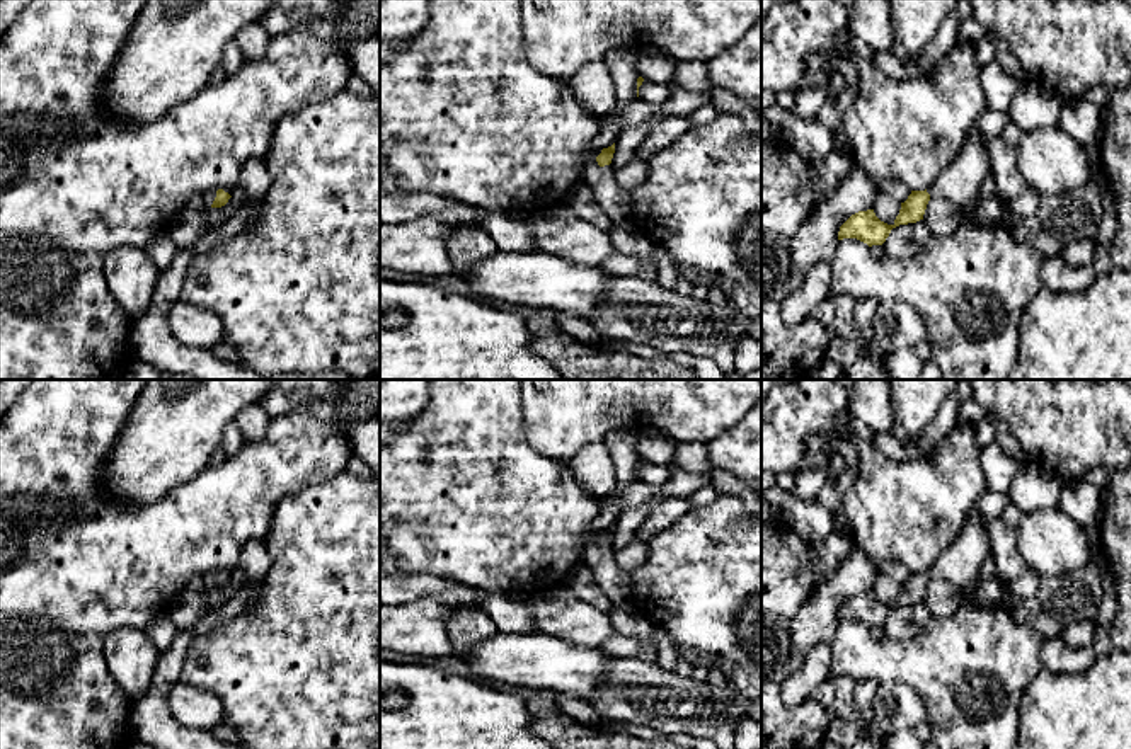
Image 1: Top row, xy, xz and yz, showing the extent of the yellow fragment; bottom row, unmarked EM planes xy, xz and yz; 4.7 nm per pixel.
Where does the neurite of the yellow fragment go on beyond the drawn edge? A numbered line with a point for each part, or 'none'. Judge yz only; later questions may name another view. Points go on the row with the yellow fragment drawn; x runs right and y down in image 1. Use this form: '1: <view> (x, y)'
1: yz (961, 182)

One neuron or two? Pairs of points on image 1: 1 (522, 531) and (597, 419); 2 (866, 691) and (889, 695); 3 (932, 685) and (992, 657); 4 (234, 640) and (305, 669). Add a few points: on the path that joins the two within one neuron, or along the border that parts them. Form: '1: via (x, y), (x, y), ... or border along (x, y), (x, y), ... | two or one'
1: border along (530, 446), (545, 457), (568, 463) | two
2: border along (878, 685), (874, 720), (881, 731) | two
3: via (947, 669), (951, 666), (976, 664) | one
4: via (251, 657), (254, 661), (288, 661) | one

